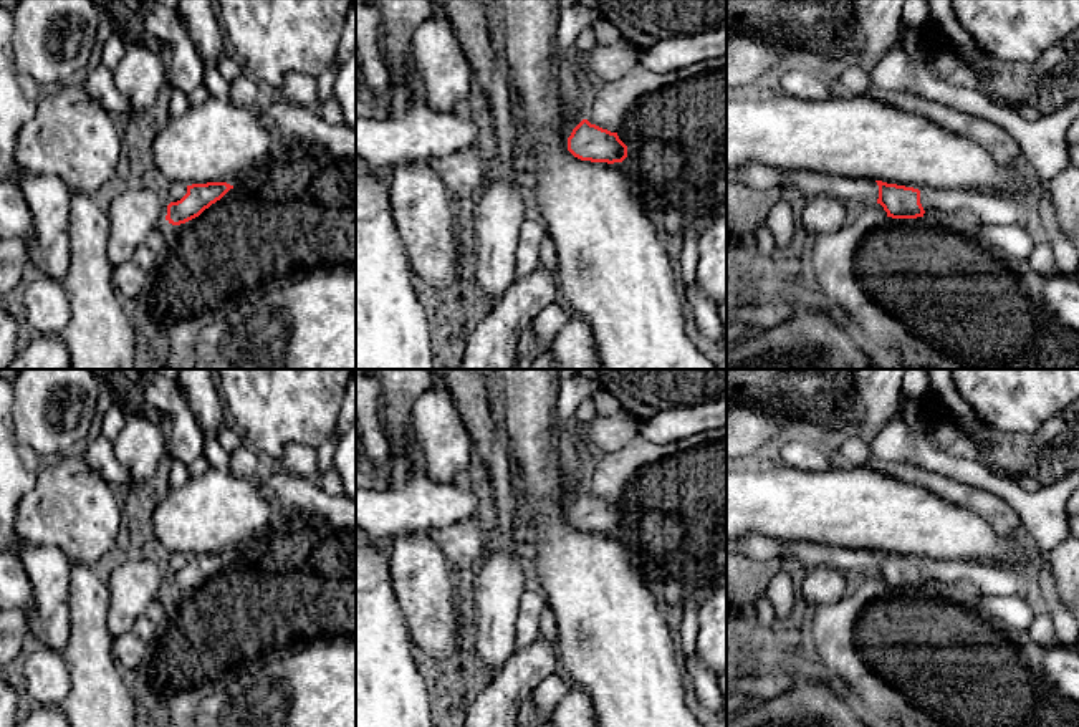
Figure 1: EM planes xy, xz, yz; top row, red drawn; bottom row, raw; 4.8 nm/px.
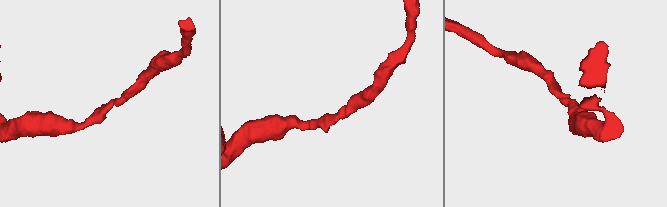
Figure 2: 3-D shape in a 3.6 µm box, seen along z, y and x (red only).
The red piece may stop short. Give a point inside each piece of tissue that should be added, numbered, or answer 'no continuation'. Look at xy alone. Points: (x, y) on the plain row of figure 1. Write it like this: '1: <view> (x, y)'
no continuation

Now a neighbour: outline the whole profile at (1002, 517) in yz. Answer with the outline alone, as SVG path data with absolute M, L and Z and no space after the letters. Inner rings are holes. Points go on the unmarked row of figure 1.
M874 454L869 457L867 465L869 469L889 474L899 480L918 484L940 498L976 513L986 520L1000 537L1016 538L1018 530L1023 525L1013 507L1001 497L958 482L948 475L930 472L910 464L887 462Z

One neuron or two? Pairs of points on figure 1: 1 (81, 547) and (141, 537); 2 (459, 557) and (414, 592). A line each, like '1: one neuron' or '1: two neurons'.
1: two neurons
2: two neurons

